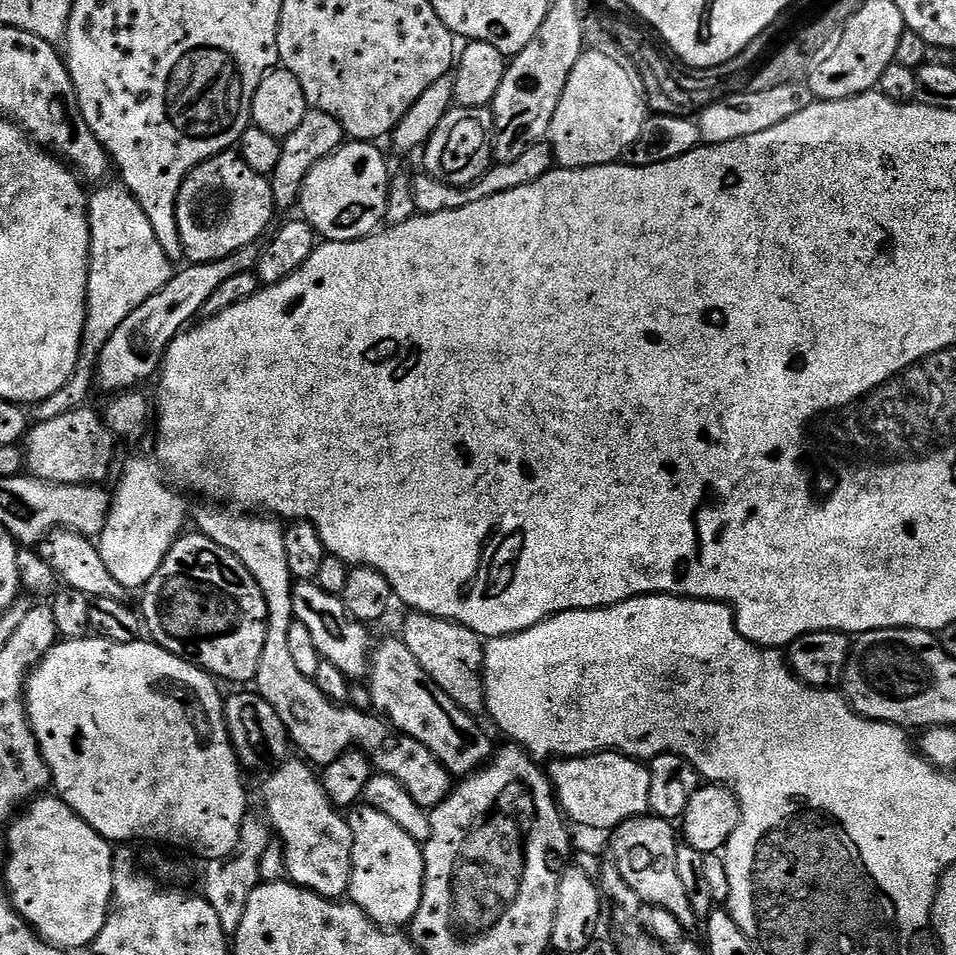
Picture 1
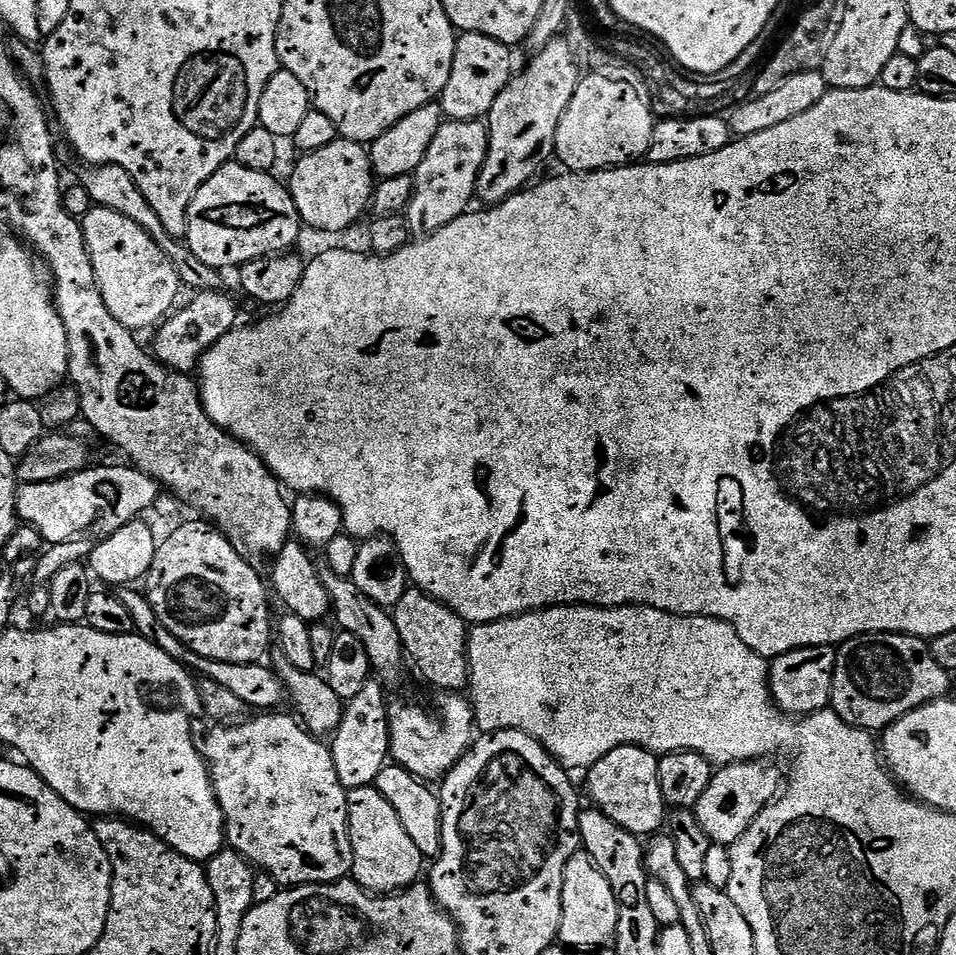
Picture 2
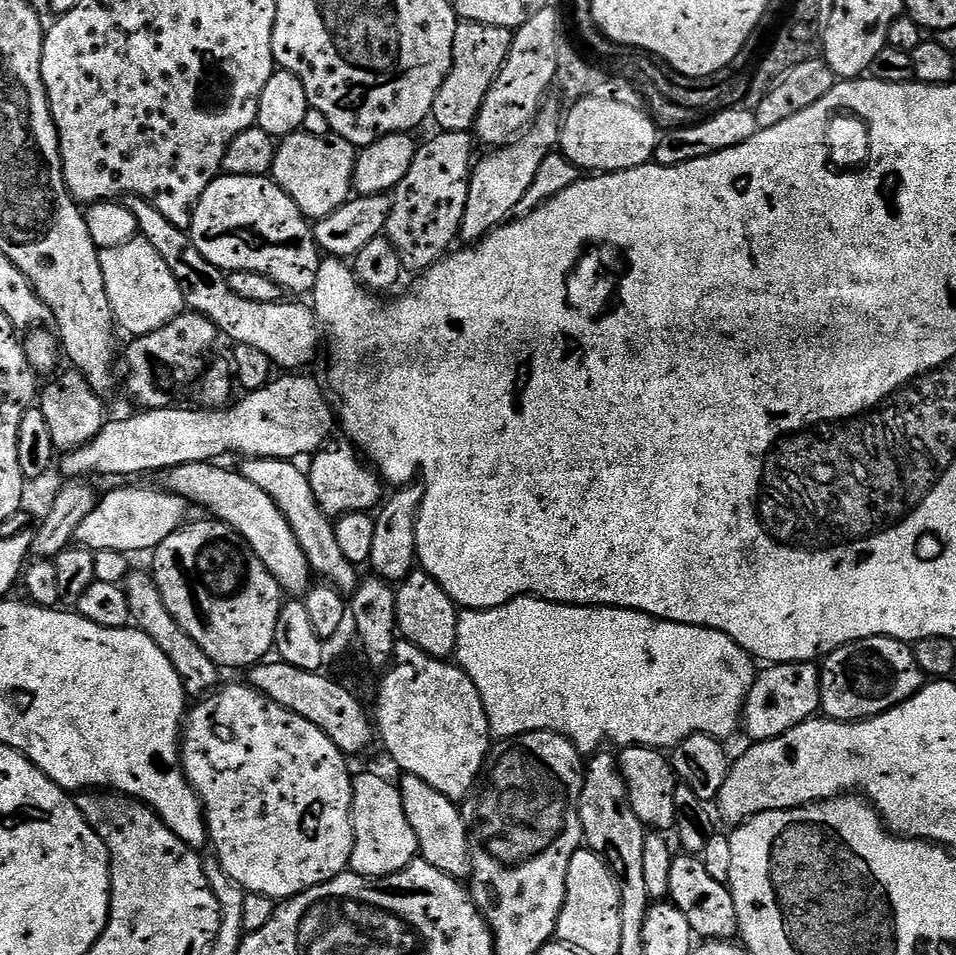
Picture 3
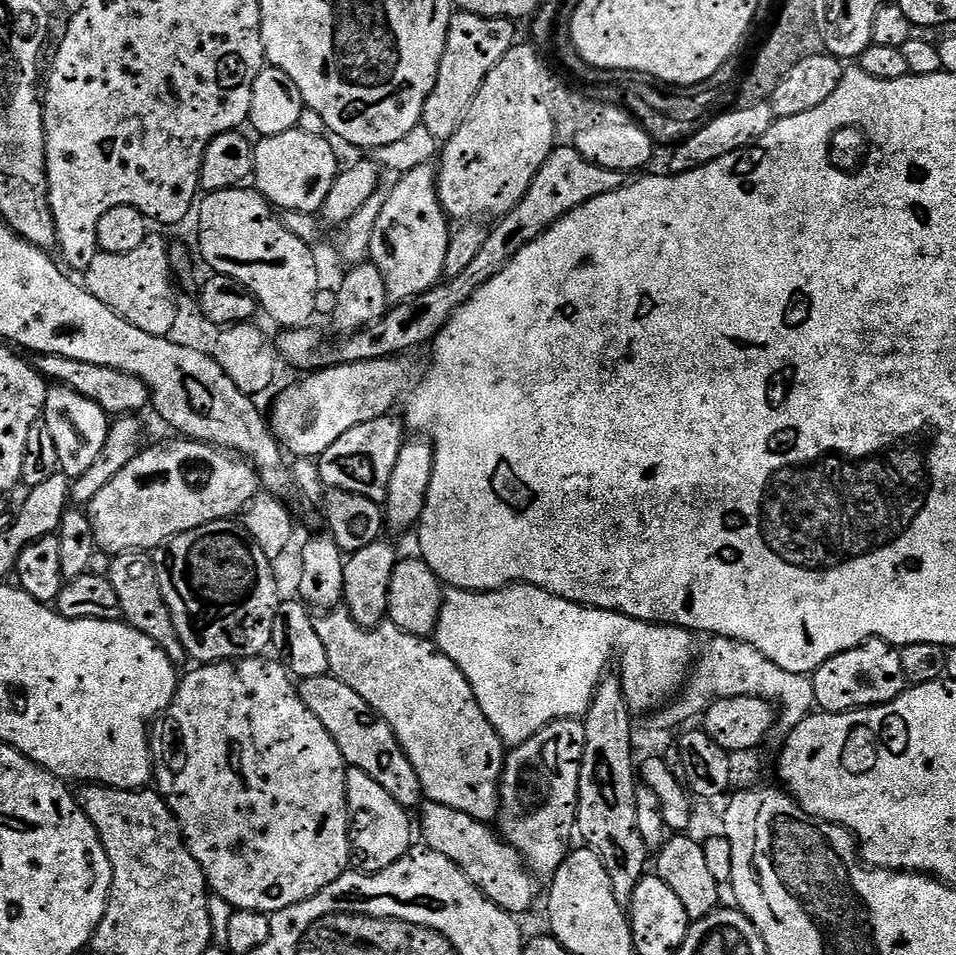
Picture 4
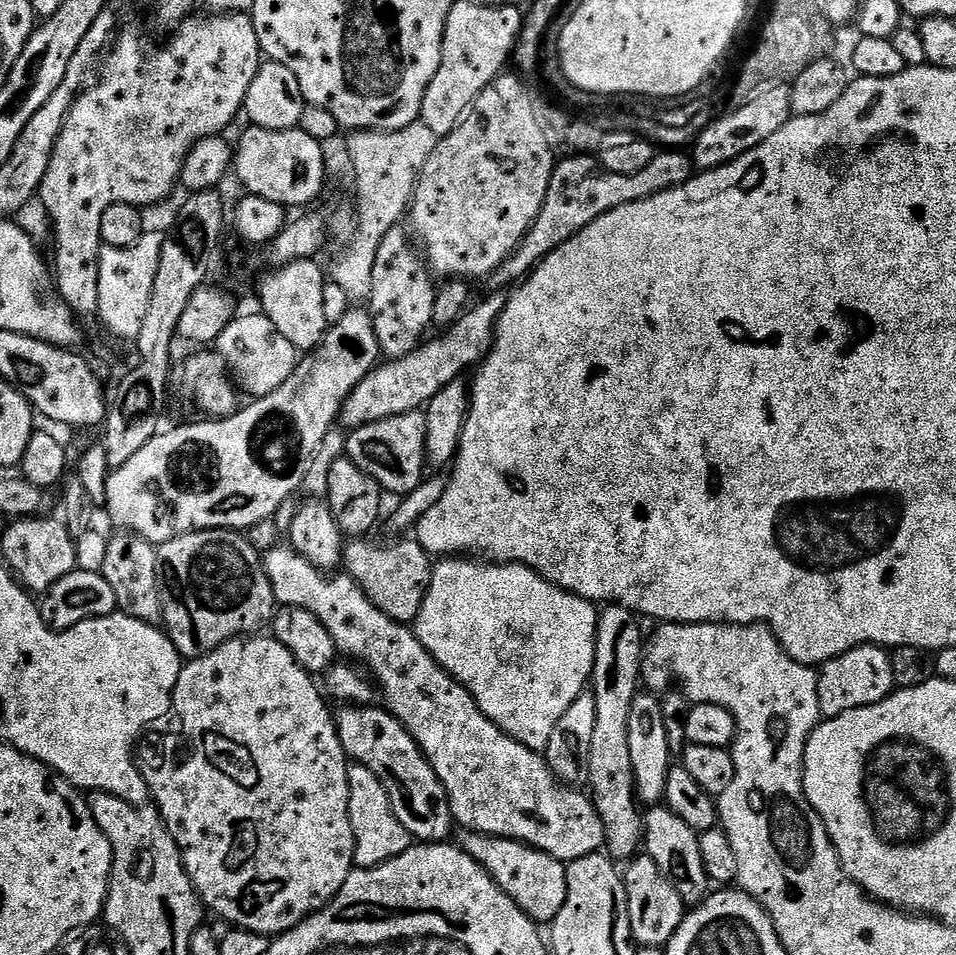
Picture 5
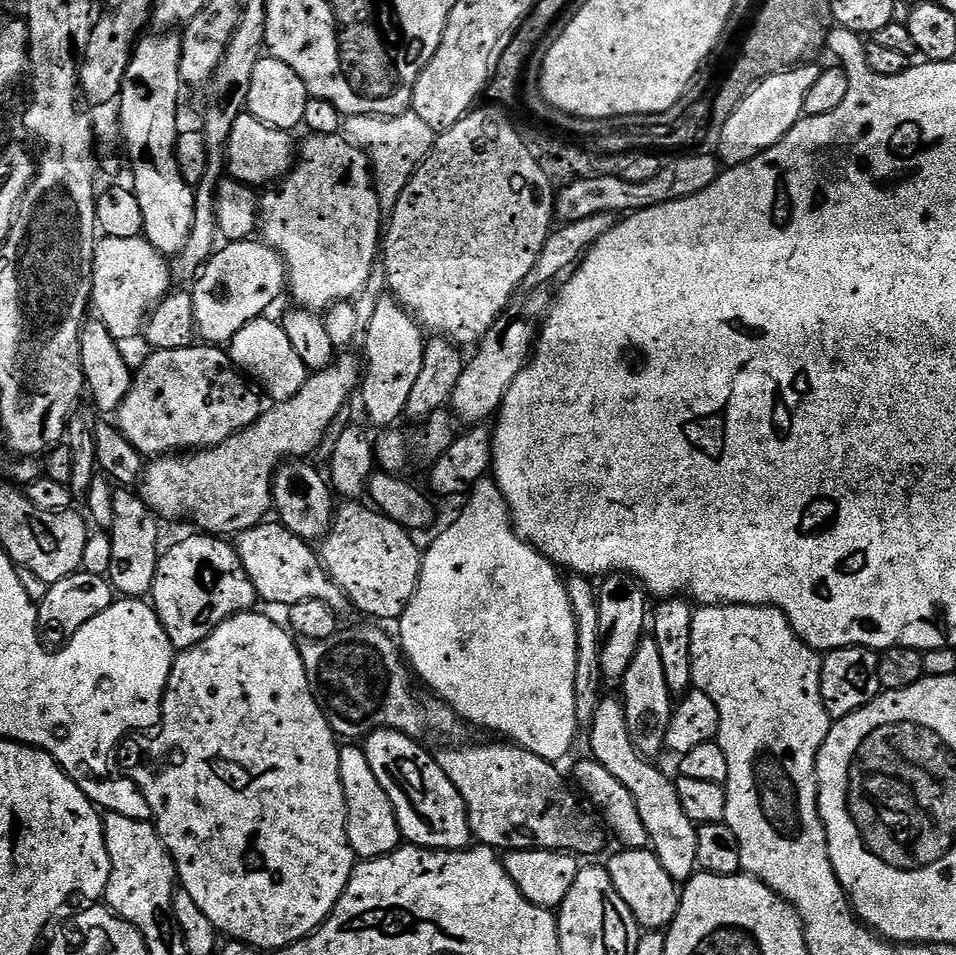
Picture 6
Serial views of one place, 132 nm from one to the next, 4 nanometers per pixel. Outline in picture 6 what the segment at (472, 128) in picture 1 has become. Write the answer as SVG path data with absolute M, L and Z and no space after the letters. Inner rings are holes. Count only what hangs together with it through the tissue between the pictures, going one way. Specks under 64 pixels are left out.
M384 294L381 300L377 299L374 303L370 326L362 332L362 344L363 340L364 365L362 387L358 396L364 399L369 422L384 430L395 425L392 423L404 416L410 390L414 390L414 382L418 382L418 373L422 370L426 332L416 317L407 308L403 308L395 296Z

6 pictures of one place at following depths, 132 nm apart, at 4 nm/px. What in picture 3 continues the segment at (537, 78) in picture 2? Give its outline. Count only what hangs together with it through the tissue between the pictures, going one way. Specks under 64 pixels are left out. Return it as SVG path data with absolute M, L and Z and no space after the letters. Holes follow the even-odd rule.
M551 102L545 103L540 109L539 116L536 117L531 128L527 129L519 138L512 141L510 144L506 144L500 147L497 147L495 150L489 151L492 152L489 154L485 160L477 159L475 161L474 167L472 169L472 177L468 179L468 193L466 194L466 214L462 218L460 223L460 235L459 239L464 242L475 242L481 240L483 236L487 236L489 232L493 232L494 229L499 228L501 224L505 223L515 213L518 202L522 202L522 194L526 194L527 188L530 186L530 182L534 182L534 173L537 172L538 166L542 166L542 158L546 158L549 154L554 151L554 149L559 145L560 142L560 129L561 125L558 123L558 116L556 120L556 108Z

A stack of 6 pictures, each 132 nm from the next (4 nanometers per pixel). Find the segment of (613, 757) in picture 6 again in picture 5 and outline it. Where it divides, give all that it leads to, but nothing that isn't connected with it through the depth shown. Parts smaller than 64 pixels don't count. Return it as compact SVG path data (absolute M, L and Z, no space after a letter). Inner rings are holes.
M652 806L643 813L644 843L646 855L662 870L662 874L678 890L685 905L701 904L710 895L710 881L706 874L706 866L702 866L702 850L700 837L678 814L674 814L666 806Z

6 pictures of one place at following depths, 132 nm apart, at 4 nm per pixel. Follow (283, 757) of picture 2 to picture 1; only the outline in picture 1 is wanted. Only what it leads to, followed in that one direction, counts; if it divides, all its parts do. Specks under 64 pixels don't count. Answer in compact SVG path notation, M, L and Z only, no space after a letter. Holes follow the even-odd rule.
M289 758L271 774L265 775L268 776L264 780L266 820L284 844L287 879L328 900L339 900L348 896L352 881L354 838L341 809L332 803L324 789L317 769L300 760Z

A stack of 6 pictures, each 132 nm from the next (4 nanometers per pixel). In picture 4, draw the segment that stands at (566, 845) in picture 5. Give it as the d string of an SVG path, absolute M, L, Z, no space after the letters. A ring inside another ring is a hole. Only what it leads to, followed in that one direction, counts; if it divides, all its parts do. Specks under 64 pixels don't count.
M332 610L321 616L324 617L319 617L316 620L316 629L318 630L318 638L322 638L322 642L328 647L329 673L350 686L351 690L354 690L359 697L364 698L377 715L389 724L390 730L397 736L406 758L410 760L410 765L414 766L414 771L418 774L423 795L431 803L450 806L450 810L462 810L462 814L470 814L470 818L475 820L495 821L500 807L500 779L504 773L506 745L494 730L494 726L490 726L486 714L482 714L482 706L478 706L478 698L474 698L474 690L470 686L470 682L466 682L466 674L462 674L462 670L458 670L458 666L454 666L454 662L450 662L450 658L446 658L446 654L442 654L442 650L436 647L431 639L410 634L396 624L385 622L376 628L363 628L347 610Z

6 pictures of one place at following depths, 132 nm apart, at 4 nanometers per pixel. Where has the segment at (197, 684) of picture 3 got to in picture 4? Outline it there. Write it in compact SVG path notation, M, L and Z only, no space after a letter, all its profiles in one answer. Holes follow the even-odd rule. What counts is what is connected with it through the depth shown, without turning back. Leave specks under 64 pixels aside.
M144 550L117 552L112 556L107 578L110 586L114 586L114 594L118 594L118 606L123 623L146 634L146 638L153 640L171 658L173 664L183 666L184 663L189 663L188 651L184 649L178 638L178 630L162 598L155 559Z

